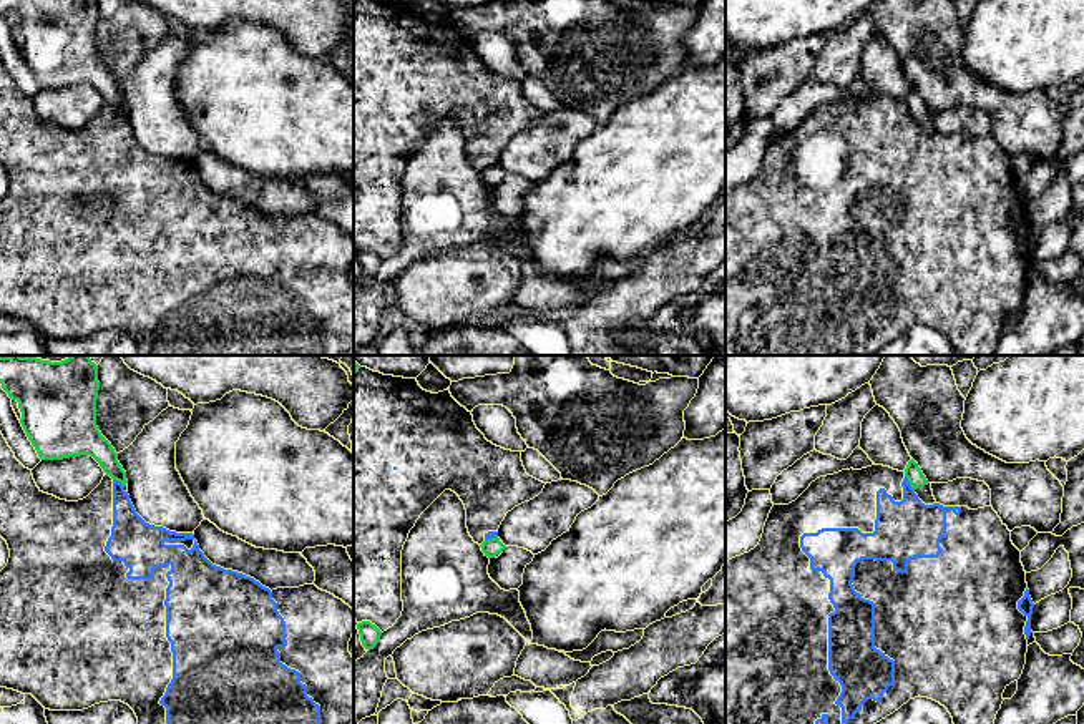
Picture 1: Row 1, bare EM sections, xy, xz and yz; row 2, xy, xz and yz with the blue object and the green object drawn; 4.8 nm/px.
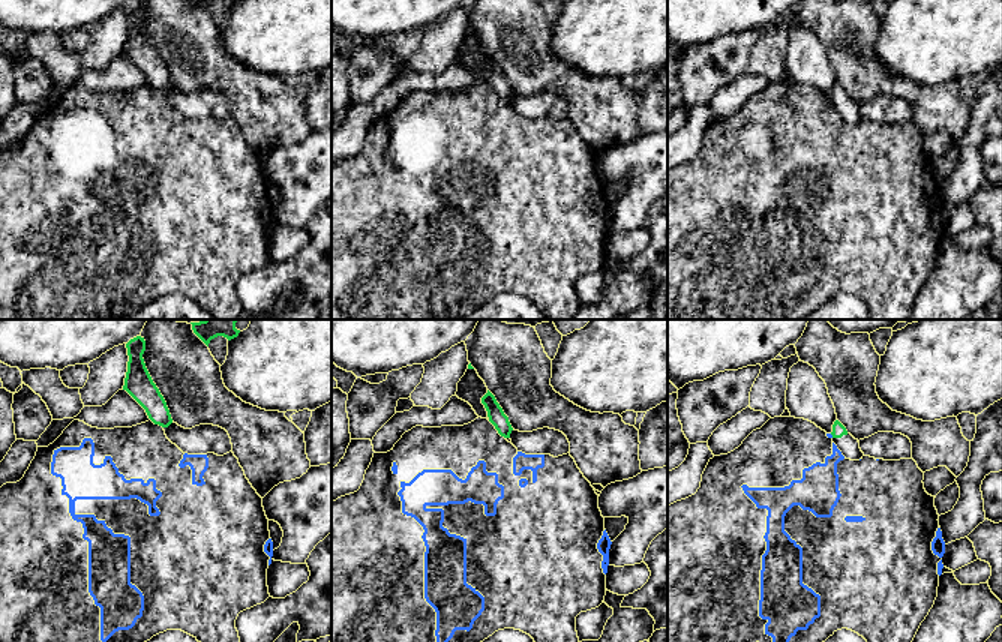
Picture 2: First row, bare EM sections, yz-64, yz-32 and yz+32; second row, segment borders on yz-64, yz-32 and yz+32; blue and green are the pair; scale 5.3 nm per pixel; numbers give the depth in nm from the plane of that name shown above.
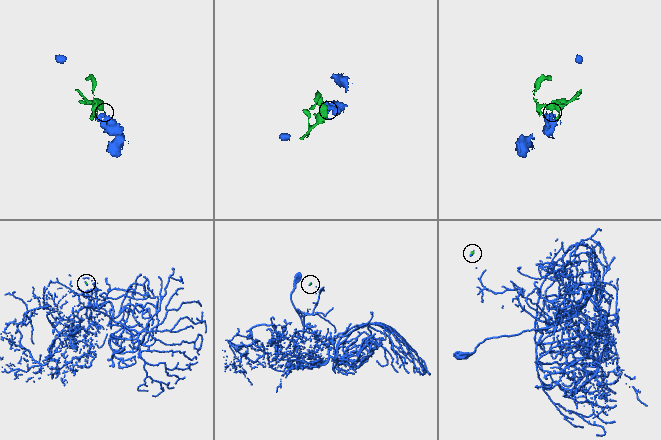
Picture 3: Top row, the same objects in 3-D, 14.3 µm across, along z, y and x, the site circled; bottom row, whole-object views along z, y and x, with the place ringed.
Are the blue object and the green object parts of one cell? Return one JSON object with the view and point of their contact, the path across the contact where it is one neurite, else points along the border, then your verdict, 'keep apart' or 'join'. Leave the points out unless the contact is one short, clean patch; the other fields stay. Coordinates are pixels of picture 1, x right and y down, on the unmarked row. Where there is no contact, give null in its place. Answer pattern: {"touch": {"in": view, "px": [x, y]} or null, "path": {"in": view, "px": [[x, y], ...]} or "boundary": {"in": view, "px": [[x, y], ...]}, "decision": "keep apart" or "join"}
{"touch": {"in": "yz", "px": [908, 112]}, "boundary": {"in": "yz", "px": [[905, 103], [913, 118]]}, "decision": "keep apart"}

